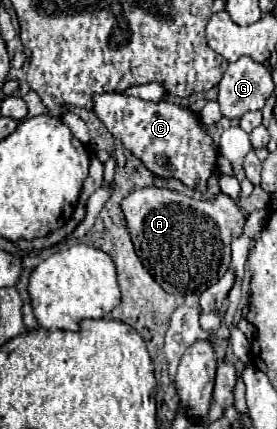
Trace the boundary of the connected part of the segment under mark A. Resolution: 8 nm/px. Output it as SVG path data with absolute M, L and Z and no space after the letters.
M141 188L131 192L121 202L123 214L127 218L129 234L135 244L135 252L143 266L151 272L151 276L159 282L159 286L169 294L185 294L205 292L211 284L215 284L231 264L231 240L235 236L241 236L243 224L247 220L247 214L237 206L235 200L231 200L225 194L219 194L215 200L193 200L183 194L177 194L167 188Z

